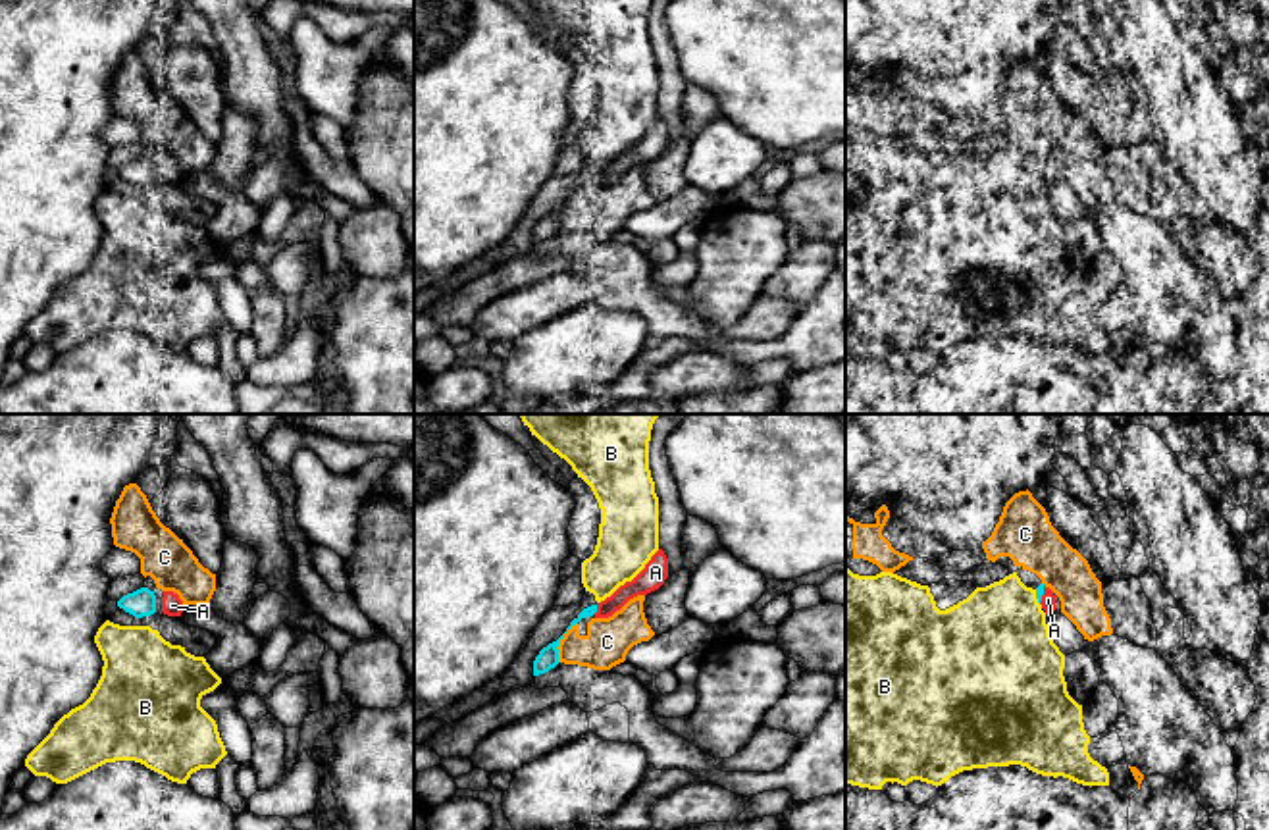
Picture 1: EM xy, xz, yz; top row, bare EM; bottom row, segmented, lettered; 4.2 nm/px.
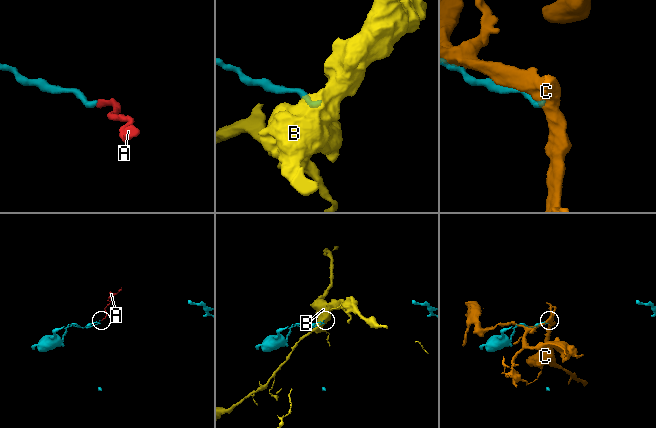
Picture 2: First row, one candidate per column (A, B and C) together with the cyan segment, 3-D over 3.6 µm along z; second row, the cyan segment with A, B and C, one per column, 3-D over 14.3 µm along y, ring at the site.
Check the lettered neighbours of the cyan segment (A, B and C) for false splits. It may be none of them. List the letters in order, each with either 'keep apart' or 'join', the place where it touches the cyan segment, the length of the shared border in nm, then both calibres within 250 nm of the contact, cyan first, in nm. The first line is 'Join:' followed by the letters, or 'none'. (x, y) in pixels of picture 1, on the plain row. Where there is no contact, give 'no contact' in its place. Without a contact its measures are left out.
Join: A
A: join; meets cyan in xz at (595, 178); contact 40 nm long; 50 nm thick on the cyan side, 100 nm on the other
B: keep apart; meets cyan in yz at (1036, 166); contact 70 nm long; 30 nm thick on the cyan side, 440 nm on the other
C: keep apart; meets cyan in xz at (559, 210); contact 190 nm long; 90 nm thick on the cyan side, 190 nm on the other

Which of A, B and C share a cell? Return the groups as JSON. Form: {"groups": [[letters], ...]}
{"groups": [["A"], ["B"], ["C"]]}

